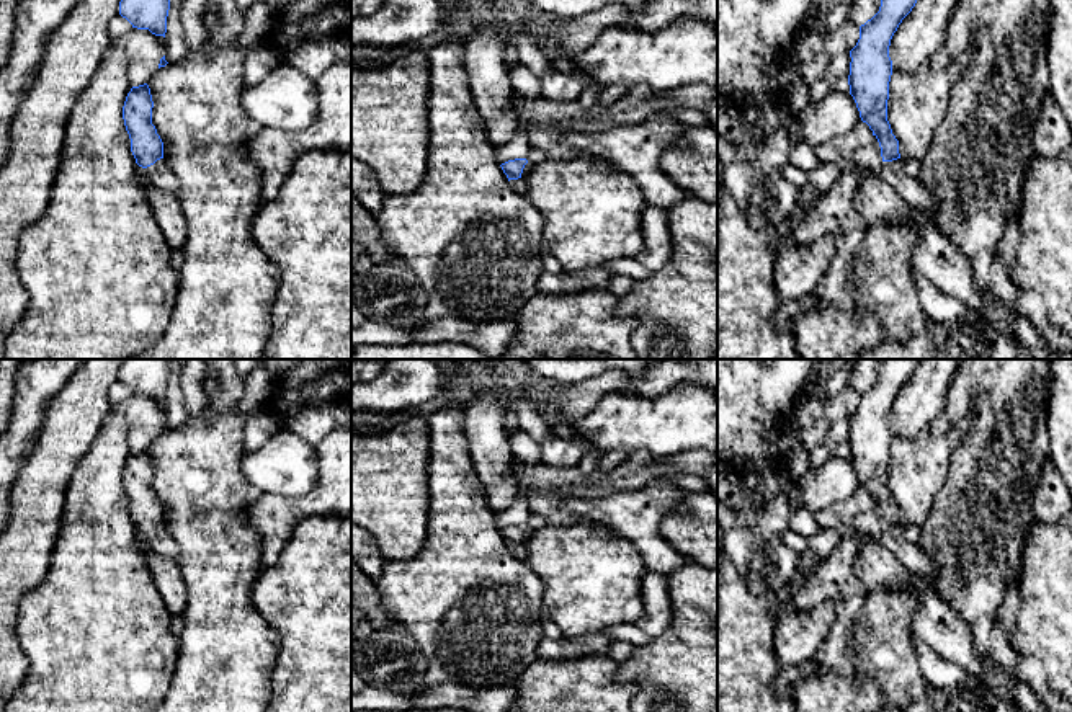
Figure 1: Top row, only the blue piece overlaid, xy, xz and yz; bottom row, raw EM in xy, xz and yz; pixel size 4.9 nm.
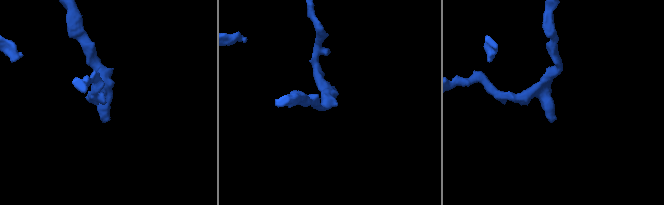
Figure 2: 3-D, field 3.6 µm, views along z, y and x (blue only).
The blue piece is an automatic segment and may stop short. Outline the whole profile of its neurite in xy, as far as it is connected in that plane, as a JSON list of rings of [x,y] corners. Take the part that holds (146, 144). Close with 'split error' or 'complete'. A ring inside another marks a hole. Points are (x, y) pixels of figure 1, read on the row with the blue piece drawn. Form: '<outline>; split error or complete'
[[[147,83],[132,87],[123,106],[123,119],[131,139],[131,152],[136,163],[145,171],[144,185],[175,193],[180,181],[163,158],[163,142],[152,124],[152,95]]]; split error

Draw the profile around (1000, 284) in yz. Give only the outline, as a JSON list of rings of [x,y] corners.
[[[1010,220],[994,255],[987,286],[1012,317],[1020,314],[1016,309],[1018,289],[1012,279],[1012,268],[1016,261],[1020,235],[1020,224],[1016,220]]]

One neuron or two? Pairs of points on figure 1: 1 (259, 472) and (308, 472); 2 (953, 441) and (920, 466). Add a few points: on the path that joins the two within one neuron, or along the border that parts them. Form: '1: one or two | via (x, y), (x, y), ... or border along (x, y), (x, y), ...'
1: one | via (270, 472), (296, 472)
2: one | via (945, 444), (929, 458)

